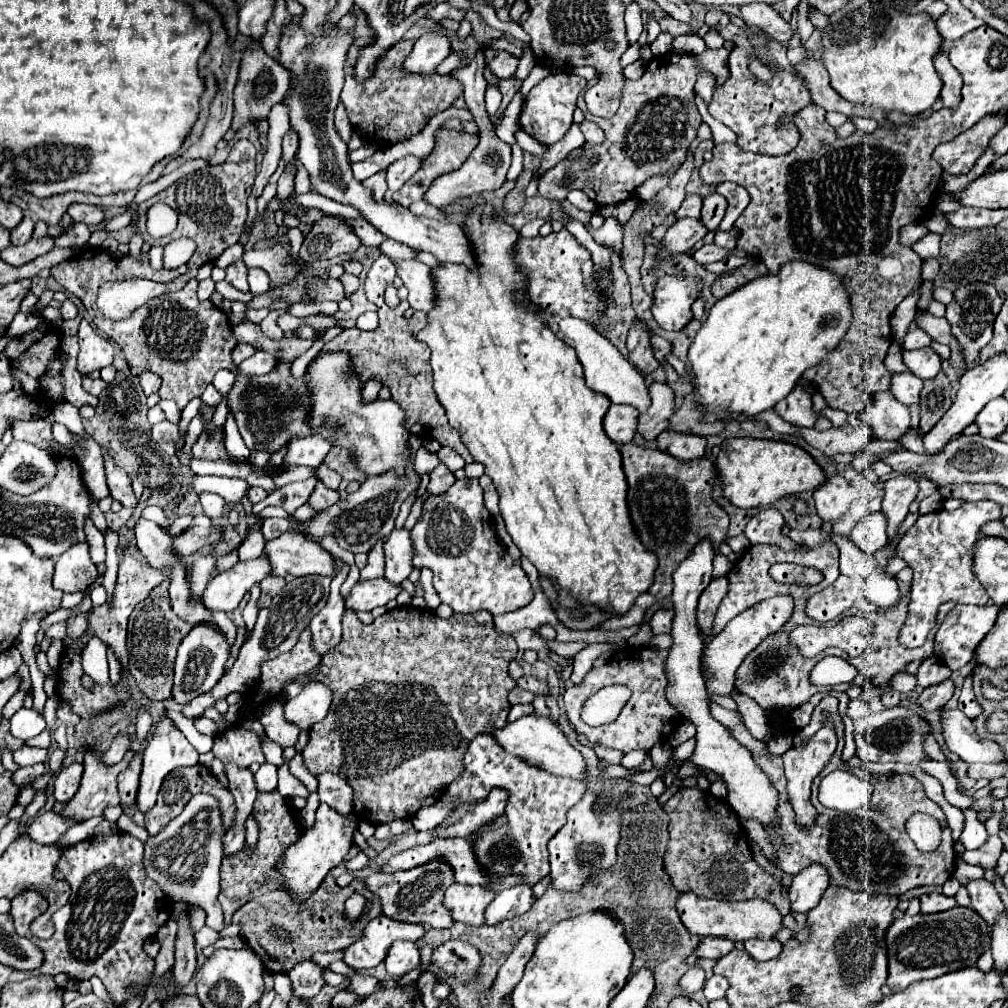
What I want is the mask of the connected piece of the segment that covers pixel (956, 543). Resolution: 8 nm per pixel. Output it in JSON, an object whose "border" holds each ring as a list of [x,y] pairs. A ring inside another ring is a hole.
{"border":[[[975,501],[965,503],[957,511],[935,511],[921,515],[917,523],[903,535],[903,539],[897,545],[897,555],[907,561],[907,565],[913,569],[913,583],[911,583],[911,603],[906,621],[900,631],[899,641],[907,648],[922,646],[931,629],[936,625],[938,607],[945,601],[955,601],[956,604],[987,605],[990,600],[987,591],[977,581],[973,573],[973,549],[975,543],[983,537],[989,537],[983,533],[983,525],[989,521],[1001,521],[1001,505],[995,501]]]}

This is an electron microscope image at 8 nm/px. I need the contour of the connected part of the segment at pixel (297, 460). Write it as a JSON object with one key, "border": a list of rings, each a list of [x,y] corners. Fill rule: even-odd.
{"border":[[[307,437],[307,439],[295,439],[289,443],[285,463],[287,465],[305,465],[305,467],[317,467],[323,463],[325,455],[333,449],[333,445],[323,437]]]}

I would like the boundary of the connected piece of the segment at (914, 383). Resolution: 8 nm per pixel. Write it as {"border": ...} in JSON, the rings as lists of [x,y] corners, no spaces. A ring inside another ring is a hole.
{"border":[[[909,371],[893,373],[893,377],[891,377],[891,391],[893,391],[895,399],[907,407],[913,403],[919,403],[921,387],[923,387],[923,381],[919,377],[913,377],[913,373],[909,373]]]}

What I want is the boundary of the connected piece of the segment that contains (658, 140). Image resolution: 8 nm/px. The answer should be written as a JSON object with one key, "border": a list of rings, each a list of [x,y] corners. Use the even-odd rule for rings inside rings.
{"border":[[[722,47],[717,50],[706,49],[699,57],[679,53],[653,57],[641,79],[625,83],[621,107],[613,119],[591,115],[581,93],[577,107],[585,113],[585,119],[599,123],[599,127],[605,131],[605,141],[593,149],[583,149],[583,153],[573,161],[563,161],[549,171],[549,175],[577,171],[581,175],[577,181],[579,189],[589,191],[597,205],[615,205],[633,199],[633,191],[647,179],[655,175],[677,173],[677,169],[685,163],[687,151],[701,125],[701,115],[693,99],[693,85],[697,81],[698,70],[705,69],[711,73],[717,80],[714,88],[720,87],[729,77],[729,53]],[[591,157],[599,157],[599,161],[589,165]]]}

